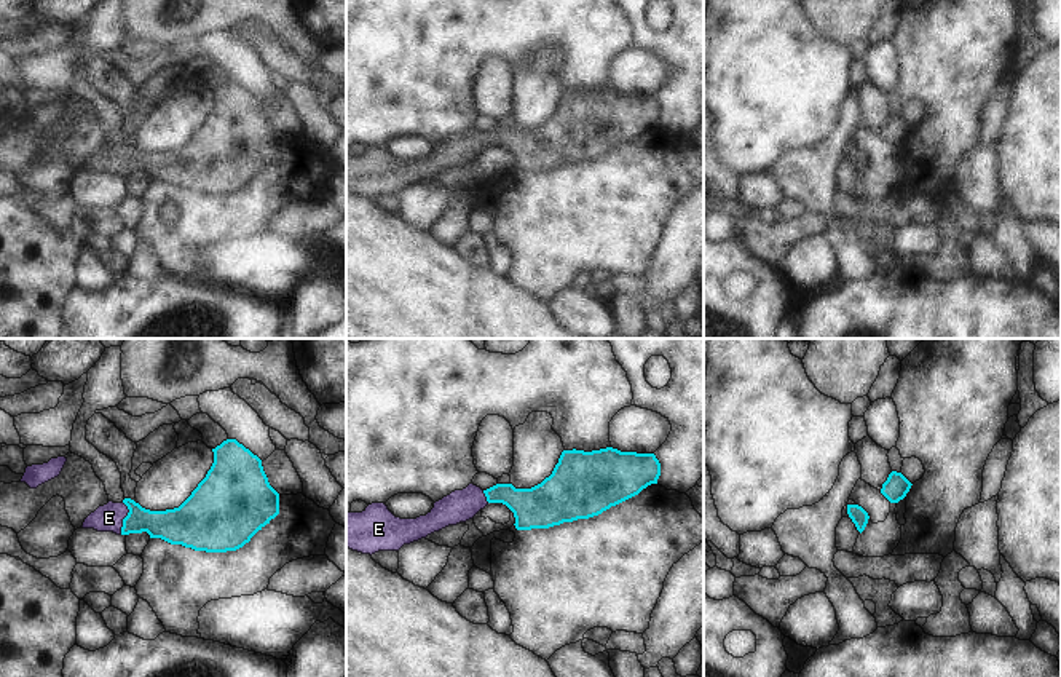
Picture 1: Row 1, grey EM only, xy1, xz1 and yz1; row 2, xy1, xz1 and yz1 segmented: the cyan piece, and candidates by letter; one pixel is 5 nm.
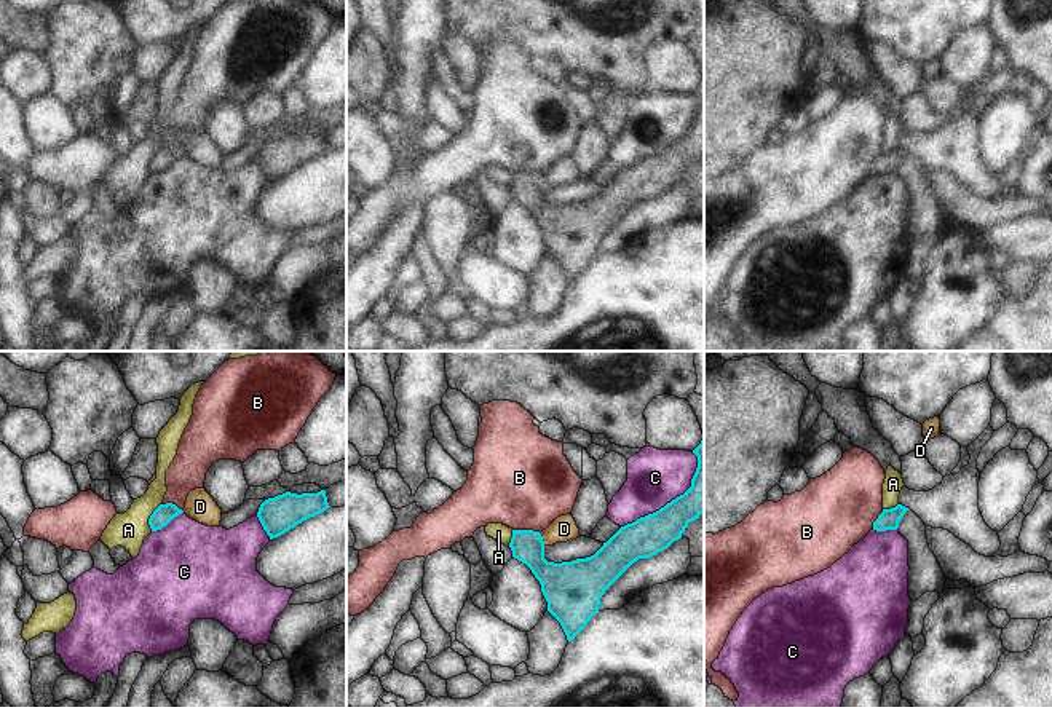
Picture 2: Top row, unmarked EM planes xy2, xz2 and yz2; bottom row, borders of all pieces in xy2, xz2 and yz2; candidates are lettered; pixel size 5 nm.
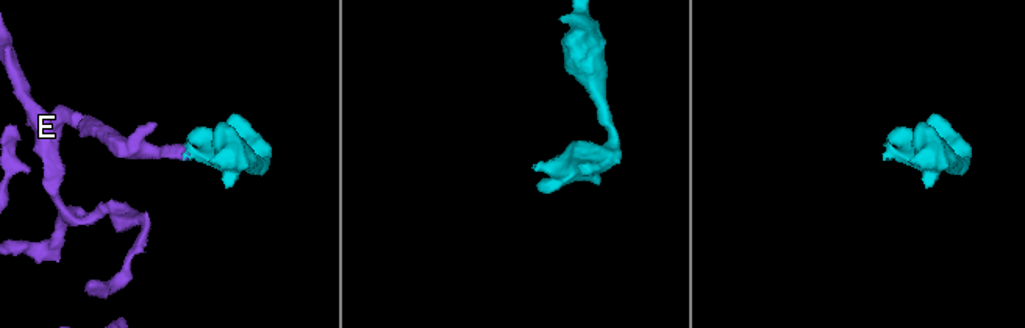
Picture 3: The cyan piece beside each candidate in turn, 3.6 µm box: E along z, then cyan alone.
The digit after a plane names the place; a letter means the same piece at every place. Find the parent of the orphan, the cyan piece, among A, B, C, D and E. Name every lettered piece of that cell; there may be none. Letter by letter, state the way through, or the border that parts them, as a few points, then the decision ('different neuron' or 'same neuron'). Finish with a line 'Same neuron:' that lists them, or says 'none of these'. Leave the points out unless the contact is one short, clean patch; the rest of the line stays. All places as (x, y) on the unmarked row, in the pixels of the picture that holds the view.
A: border along xy2 (160, 146), (149, 161), (150, 173); different neuron
B: border along xz2 (513, 171), (532, 171), (540, 176); different neuron
C: different neuron
D: border along xz2 (540, 176), (545, 187); different neuron
E: runs through xy1 (173, 168), (125, 160), (109, 160); same neuron
Same neuron: E

